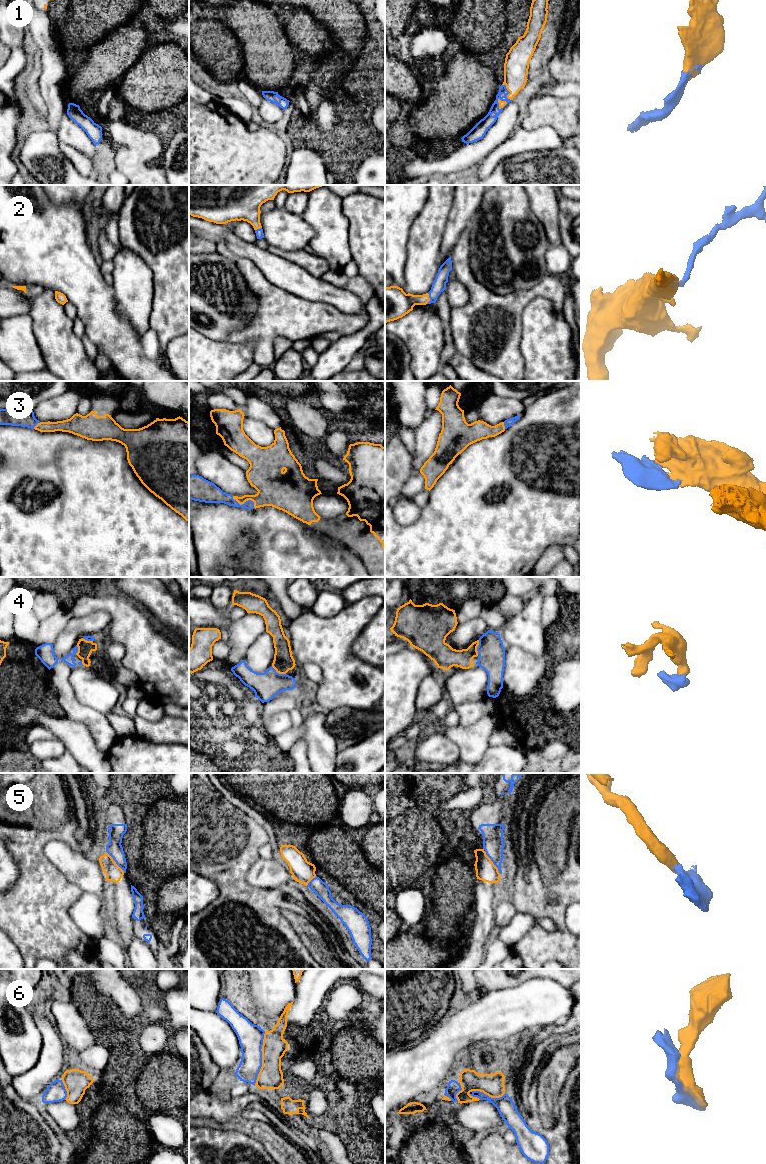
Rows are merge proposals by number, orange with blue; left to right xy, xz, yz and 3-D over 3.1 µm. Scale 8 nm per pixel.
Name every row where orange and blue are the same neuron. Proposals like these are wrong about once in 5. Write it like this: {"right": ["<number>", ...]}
{"right": ["1", "2", "3", "4"]}

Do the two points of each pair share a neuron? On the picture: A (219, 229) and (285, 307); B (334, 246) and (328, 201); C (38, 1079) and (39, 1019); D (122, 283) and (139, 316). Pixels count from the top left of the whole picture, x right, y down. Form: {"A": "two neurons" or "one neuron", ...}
{"A": "two neurons", "B": "one neuron", "C": "one neuron", "D": "one neuron"}

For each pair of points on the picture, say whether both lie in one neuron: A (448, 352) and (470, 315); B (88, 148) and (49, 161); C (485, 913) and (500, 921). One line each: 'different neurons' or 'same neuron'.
A: different neurons
B: different neurons
C: same neuron

